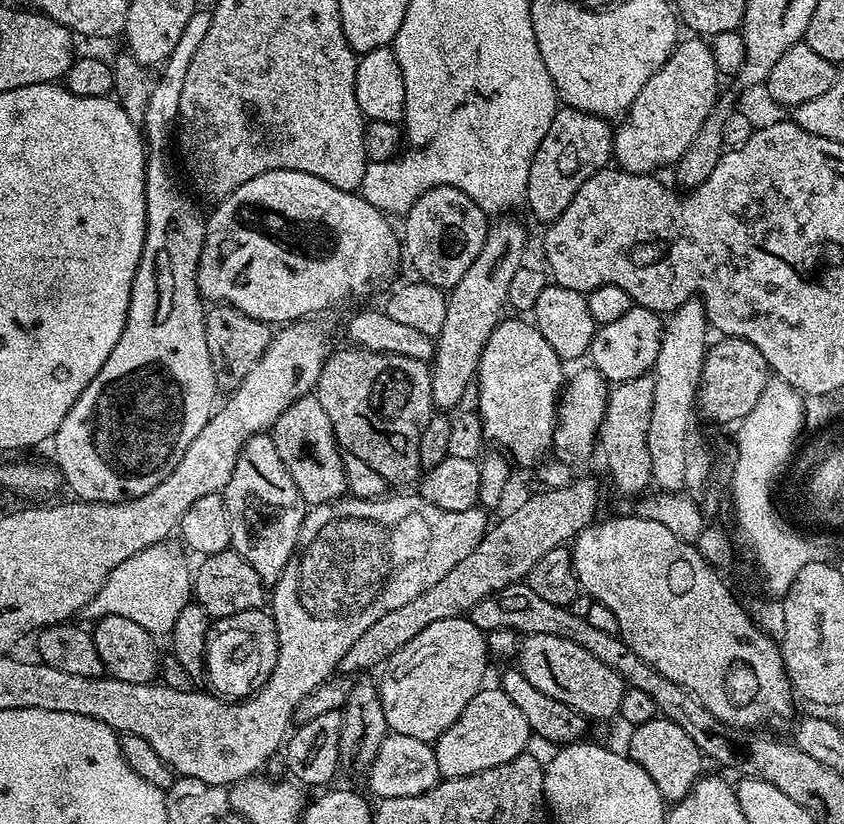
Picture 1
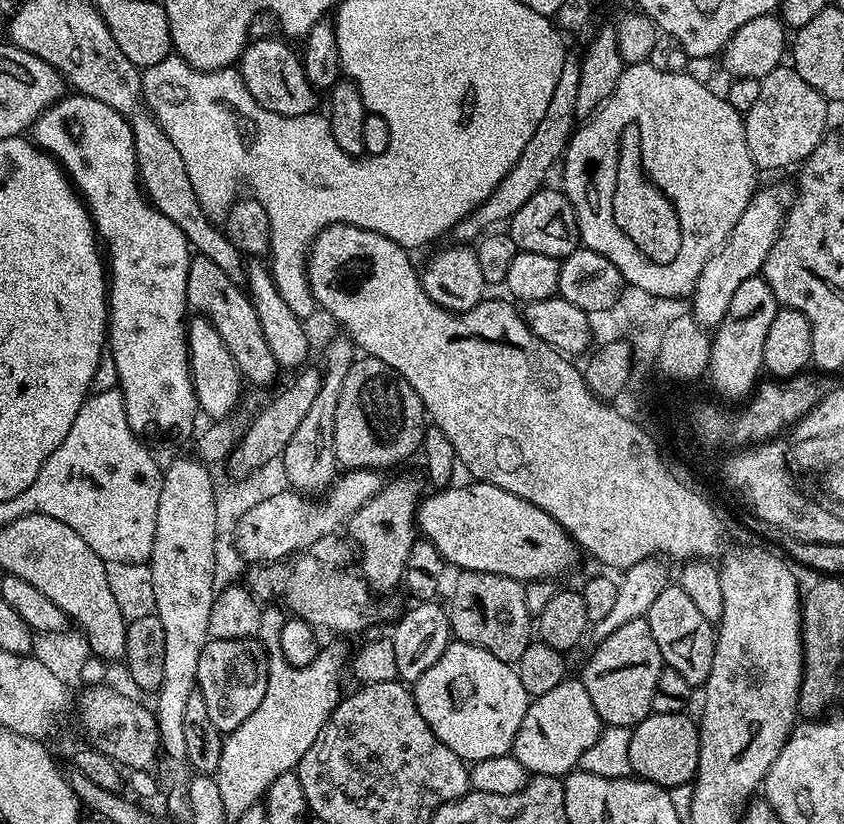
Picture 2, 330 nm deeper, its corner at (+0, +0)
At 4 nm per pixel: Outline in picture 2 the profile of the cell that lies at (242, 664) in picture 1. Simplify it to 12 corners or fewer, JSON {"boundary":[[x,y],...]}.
{"boundary":[[256,638],[209,639],[196,687],[210,722],[232,732],[266,692]]}

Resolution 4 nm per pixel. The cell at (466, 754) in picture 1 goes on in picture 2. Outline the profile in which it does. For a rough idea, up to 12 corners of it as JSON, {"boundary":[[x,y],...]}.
{"boundary":[[585,684],[529,703],[511,755],[563,778],[601,727]]}

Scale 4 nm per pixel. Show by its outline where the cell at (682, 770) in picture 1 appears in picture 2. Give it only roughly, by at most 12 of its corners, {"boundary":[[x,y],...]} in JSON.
{"boundary":[[684,712],[632,728],[630,766],[670,789],[695,777],[700,730]]}

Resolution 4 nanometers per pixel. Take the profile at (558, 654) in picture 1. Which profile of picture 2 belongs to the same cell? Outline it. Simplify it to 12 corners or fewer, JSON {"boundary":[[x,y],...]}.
{"boundary":[[647,619],[592,651],[580,679],[601,723],[651,715],[664,663]]}

